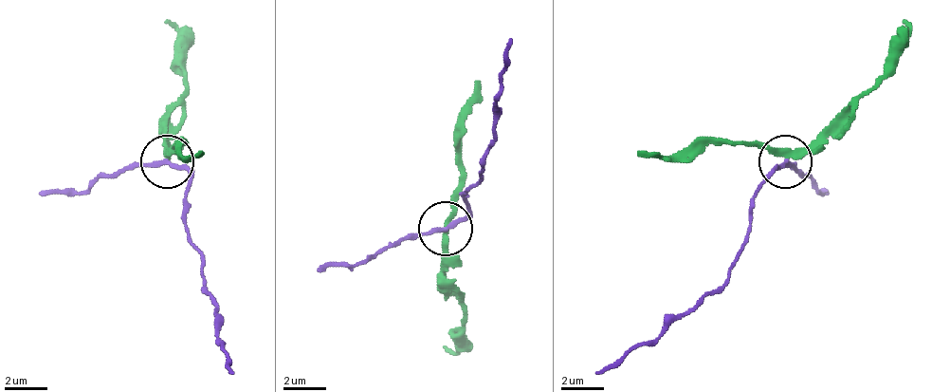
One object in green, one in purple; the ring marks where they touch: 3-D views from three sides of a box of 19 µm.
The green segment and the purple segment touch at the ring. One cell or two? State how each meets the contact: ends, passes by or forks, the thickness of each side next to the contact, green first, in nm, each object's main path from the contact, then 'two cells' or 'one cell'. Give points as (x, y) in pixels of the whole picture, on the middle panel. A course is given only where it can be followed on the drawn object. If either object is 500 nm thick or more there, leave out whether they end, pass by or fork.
green passes by; purple passes by; 240 nm thick on the green side, 200 nm on the other; green runs (444, 227), (444, 286), (465, 312), (465, 334), (449, 350), (444, 345); purple runs (444, 227), (465, 216), (465, 195), (481, 174), (492, 103), (513, 40); two cells

